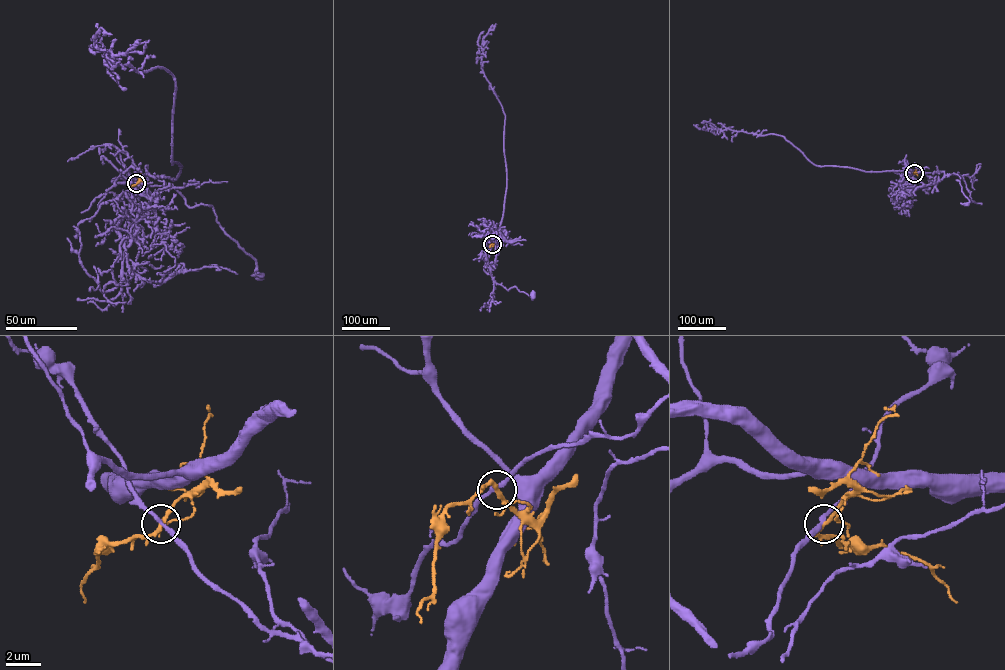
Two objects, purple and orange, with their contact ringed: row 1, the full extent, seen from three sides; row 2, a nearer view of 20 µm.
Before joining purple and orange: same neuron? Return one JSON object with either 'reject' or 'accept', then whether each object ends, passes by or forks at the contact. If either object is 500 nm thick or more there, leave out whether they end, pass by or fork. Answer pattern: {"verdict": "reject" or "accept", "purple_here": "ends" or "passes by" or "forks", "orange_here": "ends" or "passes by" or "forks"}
{"verdict": "reject", "purple_here": "passes by", "orange_here": "passes by"}

